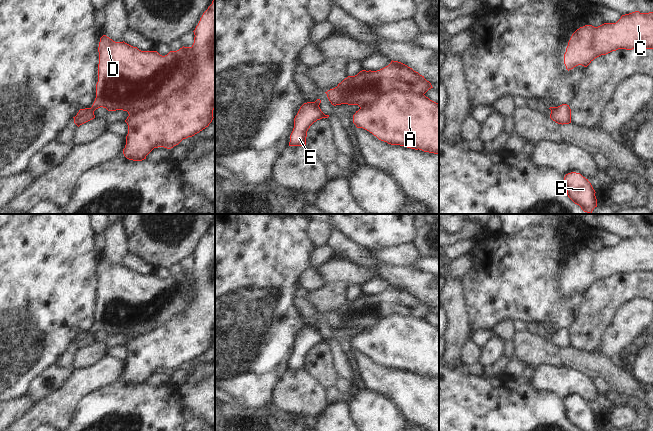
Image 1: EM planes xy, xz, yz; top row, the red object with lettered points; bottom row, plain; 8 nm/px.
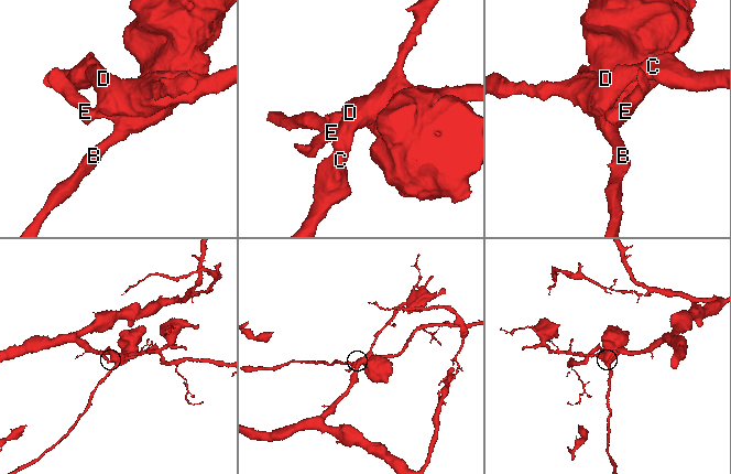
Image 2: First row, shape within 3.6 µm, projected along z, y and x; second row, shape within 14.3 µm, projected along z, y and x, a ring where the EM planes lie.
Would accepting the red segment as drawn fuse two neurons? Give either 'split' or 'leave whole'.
split

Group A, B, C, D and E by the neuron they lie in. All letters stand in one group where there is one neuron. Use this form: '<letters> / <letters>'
A B E / C D

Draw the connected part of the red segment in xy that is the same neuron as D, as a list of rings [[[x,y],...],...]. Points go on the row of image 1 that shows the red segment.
[[[106,35],[100,38],[98,82],[93,111],[103,107],[108,111],[123,110],[129,116],[150,110],[168,100],[172,95],[187,88],[193,79],[195,66],[193,50],[182,47],[162,56],[157,51],[141,51],[127,43],[115,42]]]

